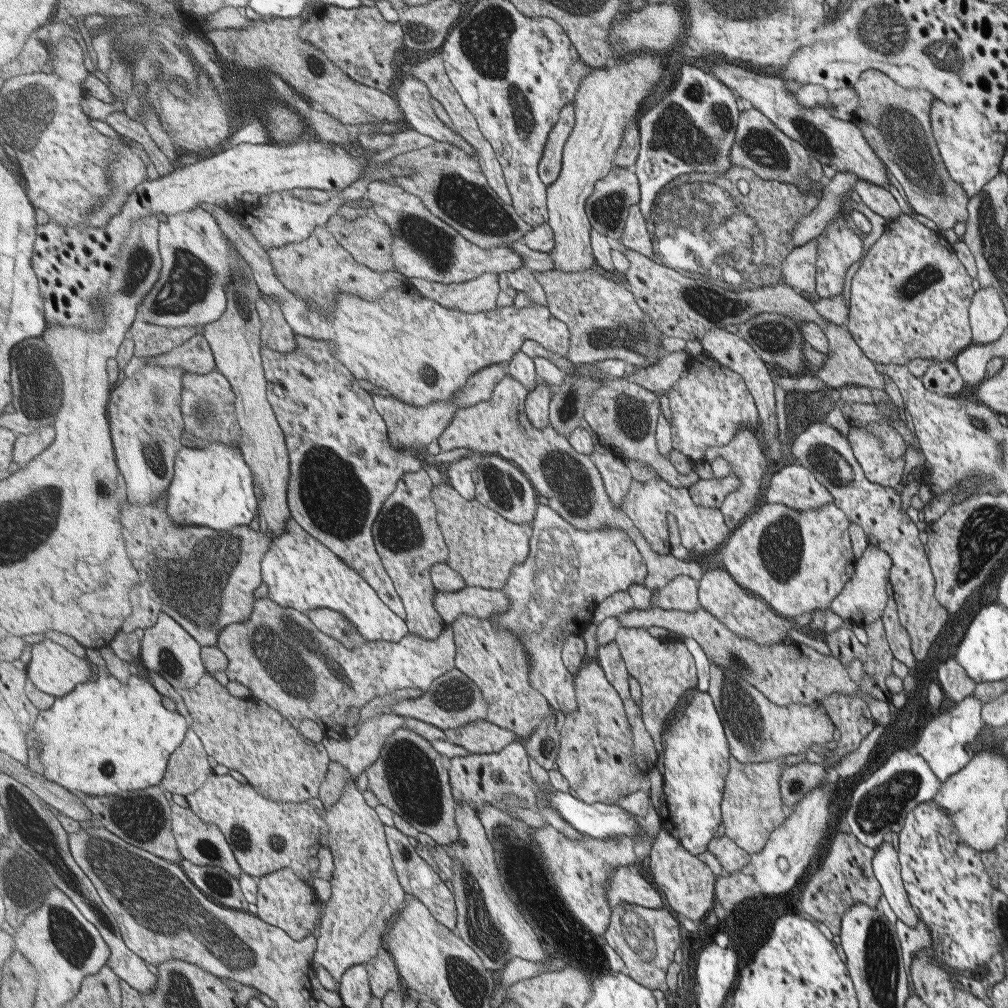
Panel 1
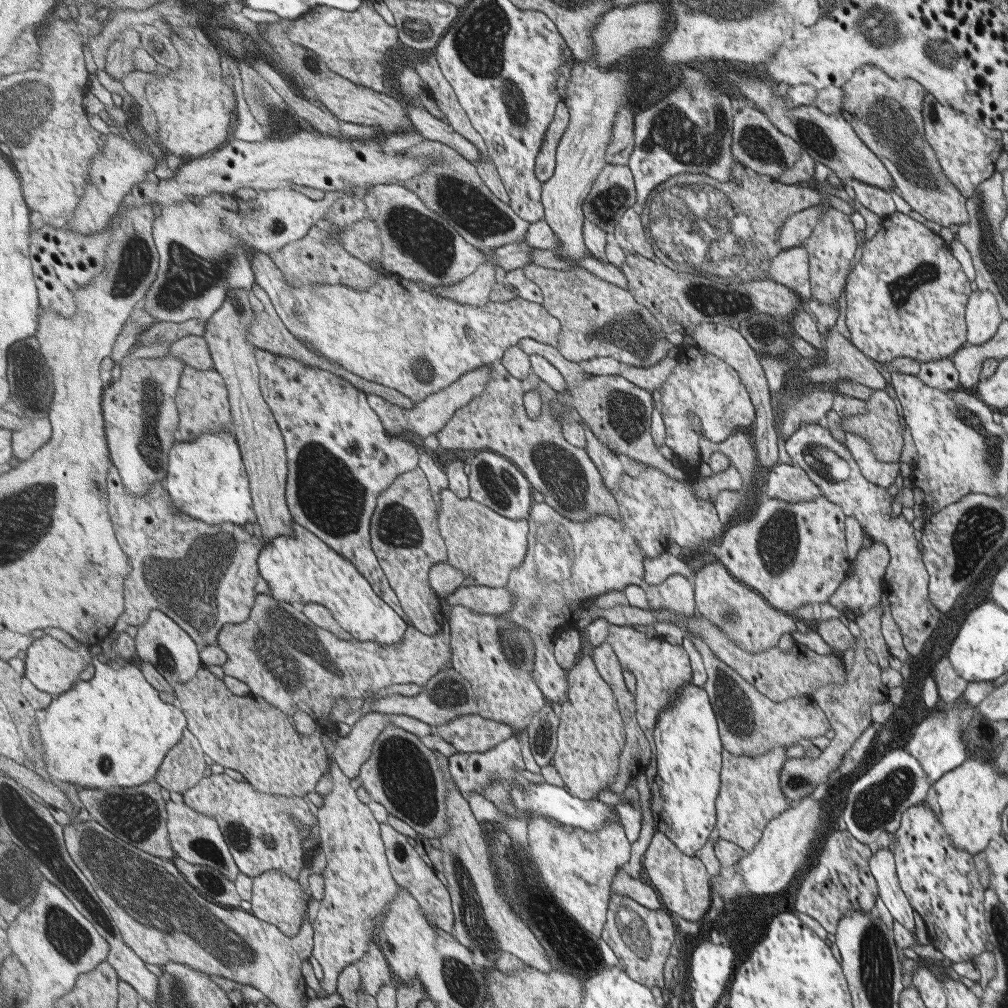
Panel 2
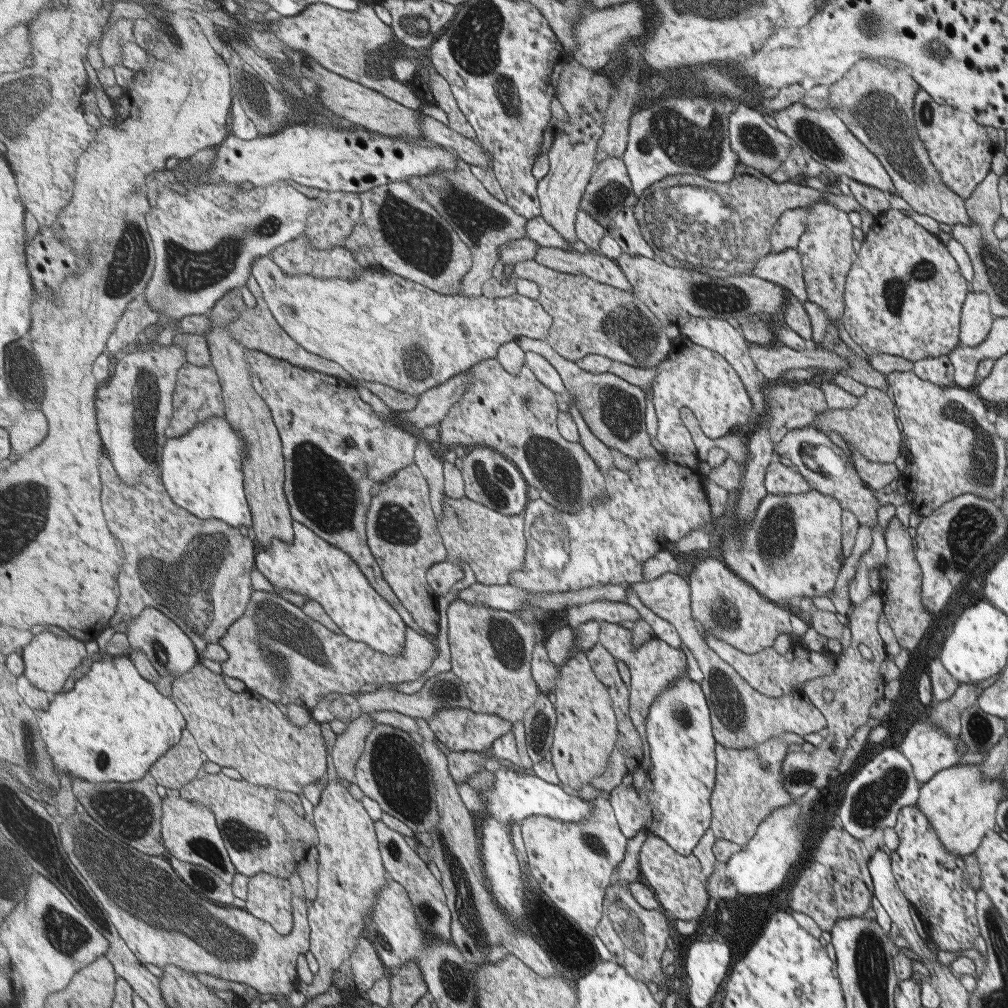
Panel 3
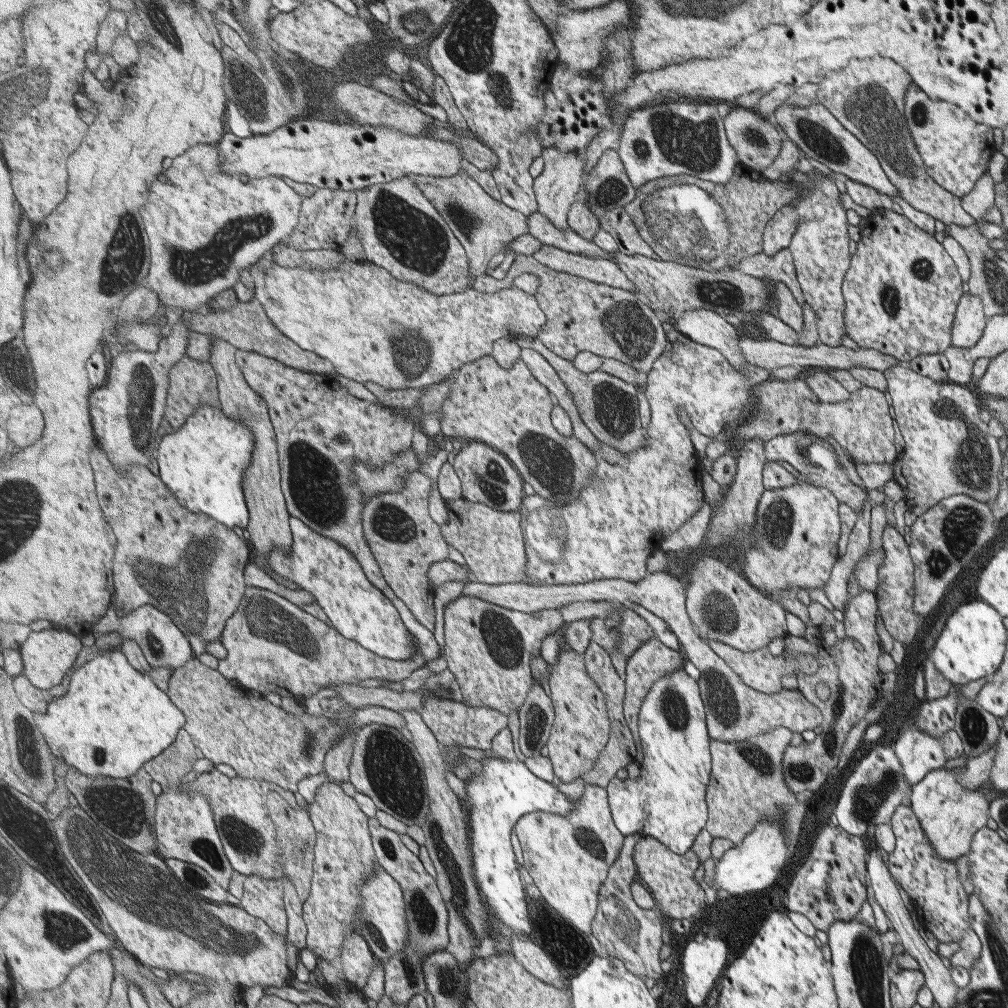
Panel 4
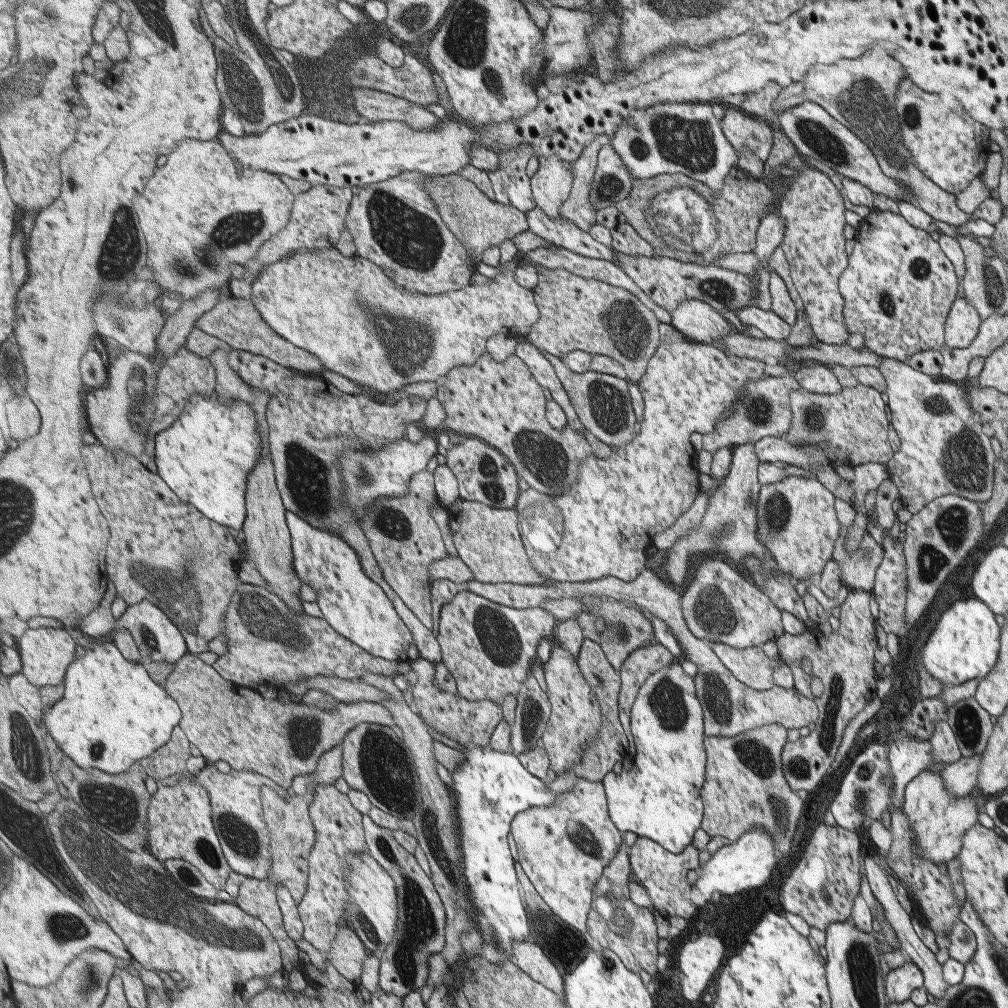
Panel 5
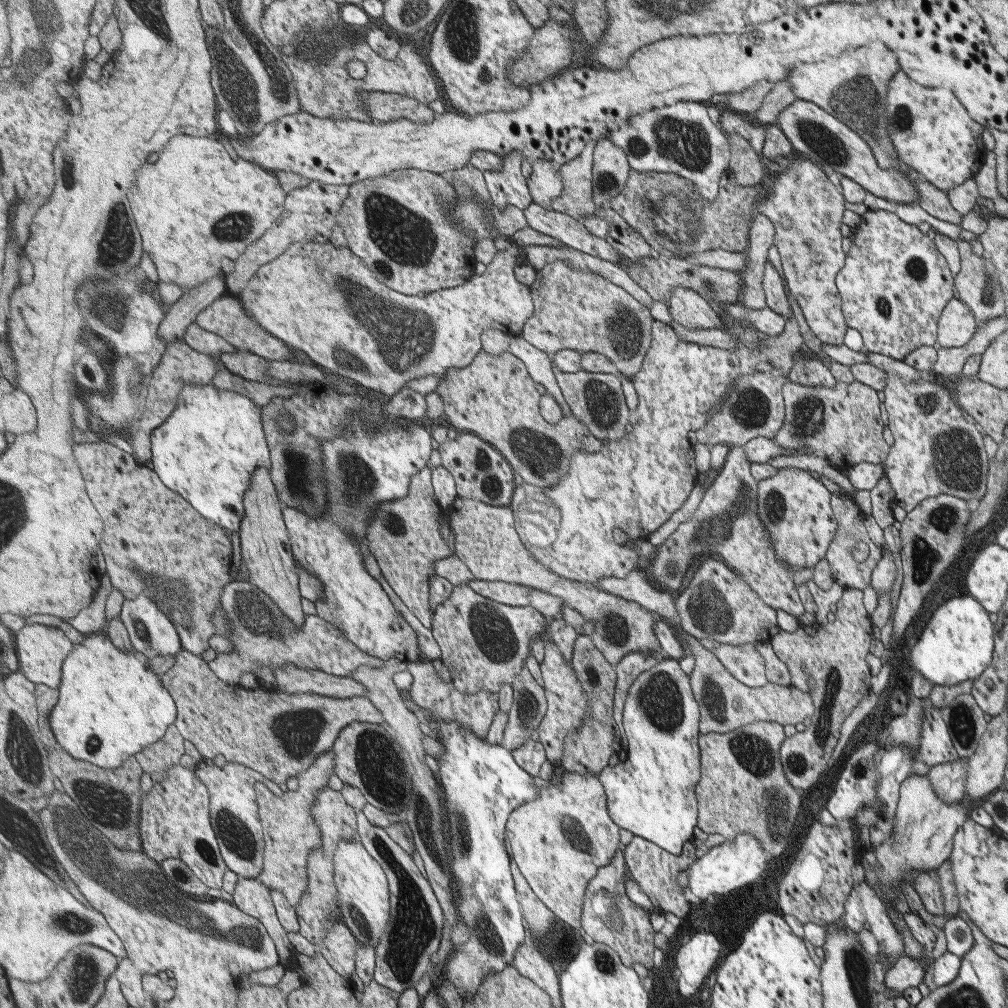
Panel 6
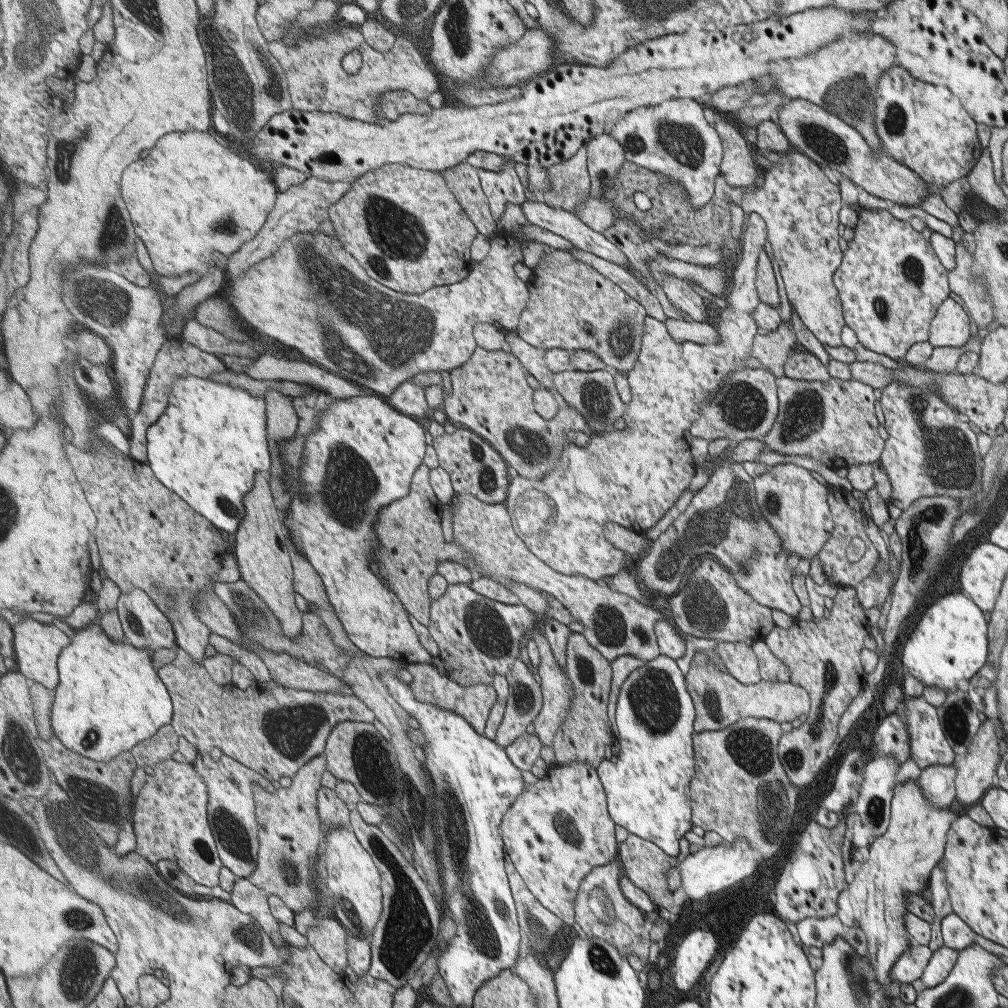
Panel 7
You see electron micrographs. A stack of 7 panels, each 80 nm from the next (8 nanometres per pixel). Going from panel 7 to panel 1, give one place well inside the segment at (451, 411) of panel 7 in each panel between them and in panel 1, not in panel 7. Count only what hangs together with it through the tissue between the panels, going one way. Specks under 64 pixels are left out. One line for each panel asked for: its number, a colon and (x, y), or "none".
1: (574, 486)
2: (570, 481)
3: (516, 414)
4: (509, 409)
5: (502, 403)
6: (495, 397)

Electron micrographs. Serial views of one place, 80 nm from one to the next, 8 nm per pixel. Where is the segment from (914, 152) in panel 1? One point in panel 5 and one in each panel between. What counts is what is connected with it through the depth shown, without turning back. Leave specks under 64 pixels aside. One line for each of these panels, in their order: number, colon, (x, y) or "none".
2: (886, 115)
3: (875, 102)
4: (866, 97)
5: (860, 93)

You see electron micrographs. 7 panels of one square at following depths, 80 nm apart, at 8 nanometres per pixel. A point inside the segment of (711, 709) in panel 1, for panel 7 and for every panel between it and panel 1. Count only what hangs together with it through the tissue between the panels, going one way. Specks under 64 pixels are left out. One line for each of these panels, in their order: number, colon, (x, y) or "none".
2: (688, 753)
3: (675, 805)
4: (667, 801)
5: (658, 798)
6: (651, 794)
7: (648, 782)

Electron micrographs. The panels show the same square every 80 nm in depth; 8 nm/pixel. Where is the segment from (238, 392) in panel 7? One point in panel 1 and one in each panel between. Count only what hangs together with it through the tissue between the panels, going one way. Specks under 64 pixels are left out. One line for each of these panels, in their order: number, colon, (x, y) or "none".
1: (213, 486)
2: (207, 478)
3: (204, 472)
4: (204, 463)
5: (206, 456)
6: (208, 450)

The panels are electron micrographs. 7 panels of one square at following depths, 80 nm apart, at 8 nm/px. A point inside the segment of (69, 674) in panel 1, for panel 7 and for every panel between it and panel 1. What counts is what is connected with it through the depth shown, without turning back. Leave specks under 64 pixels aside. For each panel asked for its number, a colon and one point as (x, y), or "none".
2: (51, 667)
3: (49, 659)
4: (48, 655)
5: (46, 653)
6: (42, 650)
7: (38, 646)

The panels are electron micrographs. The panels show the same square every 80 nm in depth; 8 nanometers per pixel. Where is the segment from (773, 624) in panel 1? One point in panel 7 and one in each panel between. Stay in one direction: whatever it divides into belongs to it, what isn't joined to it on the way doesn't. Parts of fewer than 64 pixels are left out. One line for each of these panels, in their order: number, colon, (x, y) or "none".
2: (742, 614)
3: (729, 608)
4: (721, 605)
5: (721, 605)
6: (716, 604)
7: (711, 605)

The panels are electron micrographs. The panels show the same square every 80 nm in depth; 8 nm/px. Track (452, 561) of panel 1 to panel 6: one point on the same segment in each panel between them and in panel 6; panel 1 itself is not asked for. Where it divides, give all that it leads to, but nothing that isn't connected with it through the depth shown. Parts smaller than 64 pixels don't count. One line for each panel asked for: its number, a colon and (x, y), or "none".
2: (484, 545)
3: (493, 544)
4: (491, 542)
5: (488, 539)
6: (485, 537)

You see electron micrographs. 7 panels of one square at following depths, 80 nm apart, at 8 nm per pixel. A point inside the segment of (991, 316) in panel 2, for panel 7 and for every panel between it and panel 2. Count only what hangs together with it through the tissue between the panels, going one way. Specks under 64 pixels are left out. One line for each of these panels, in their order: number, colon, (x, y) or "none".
3: (975, 318)
4: (968, 323)
5: (961, 324)
6: (956, 325)
7: (950, 326)

